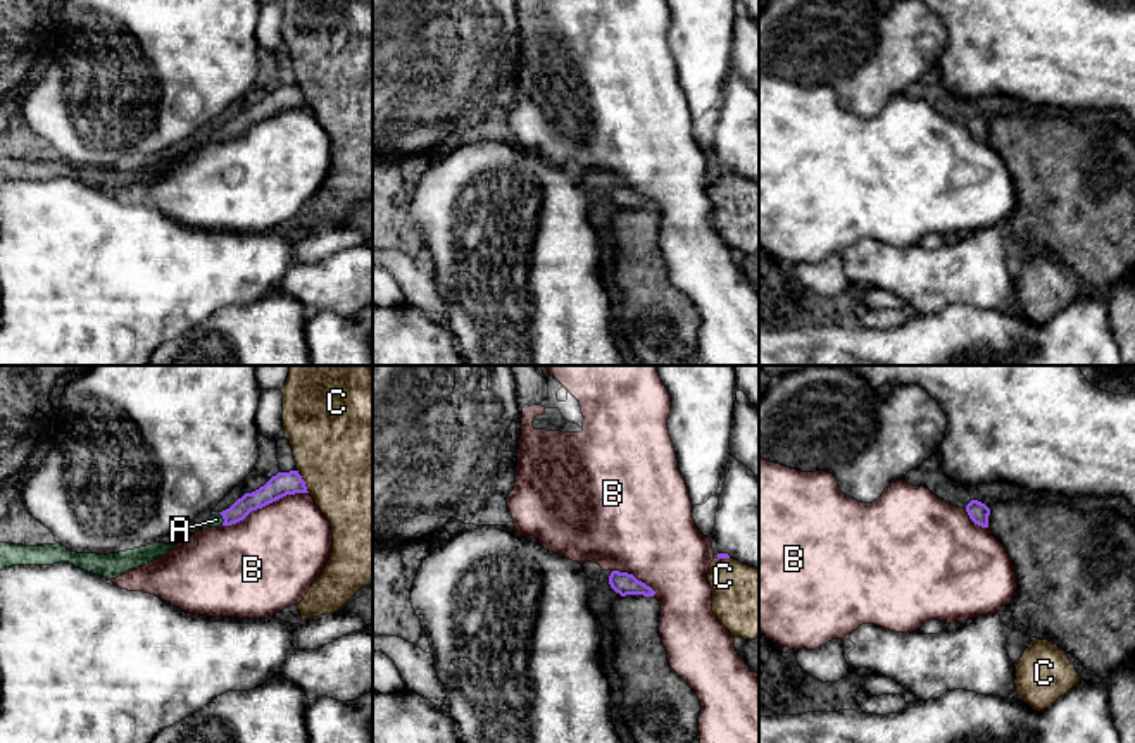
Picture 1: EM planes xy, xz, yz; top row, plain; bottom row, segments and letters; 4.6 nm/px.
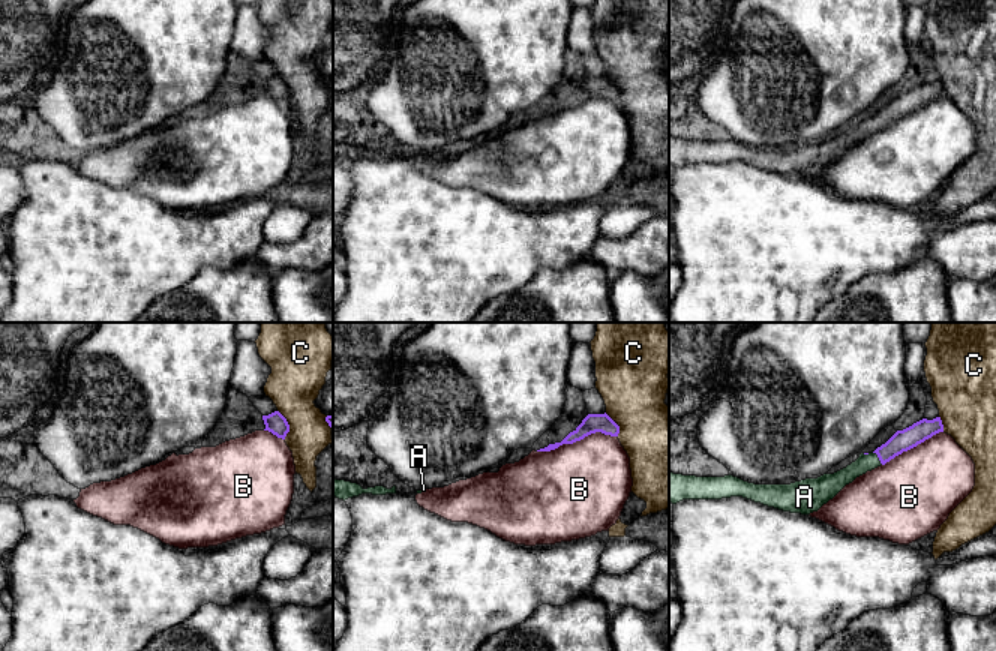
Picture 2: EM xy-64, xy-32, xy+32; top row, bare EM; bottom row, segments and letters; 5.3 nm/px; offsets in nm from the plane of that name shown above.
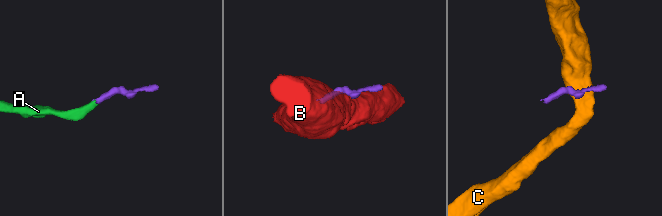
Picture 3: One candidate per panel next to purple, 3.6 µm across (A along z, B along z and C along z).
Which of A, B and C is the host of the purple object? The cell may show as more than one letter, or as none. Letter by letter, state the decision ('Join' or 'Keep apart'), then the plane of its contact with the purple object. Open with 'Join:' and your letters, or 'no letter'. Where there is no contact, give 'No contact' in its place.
Join: A
A: Join. Touches purple in xy
B: Keep apart. Touches purple in xy
C: Keep apart. Touches purple in xy

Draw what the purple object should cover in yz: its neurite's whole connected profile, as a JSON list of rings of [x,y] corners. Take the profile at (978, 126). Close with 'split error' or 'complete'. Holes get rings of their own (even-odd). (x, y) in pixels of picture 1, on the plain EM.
[[[971,114],[968,119],[966,119],[966,126],[969,129],[969,133],[981,140],[981,141],[988,141],[988,129],[990,129],[990,122],[978,116],[978,114]]]; complete

